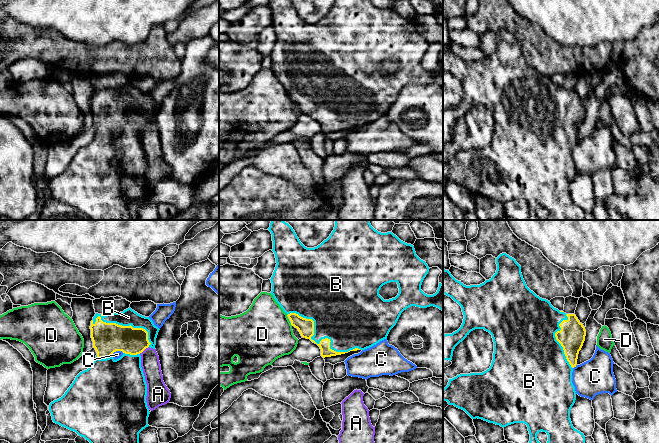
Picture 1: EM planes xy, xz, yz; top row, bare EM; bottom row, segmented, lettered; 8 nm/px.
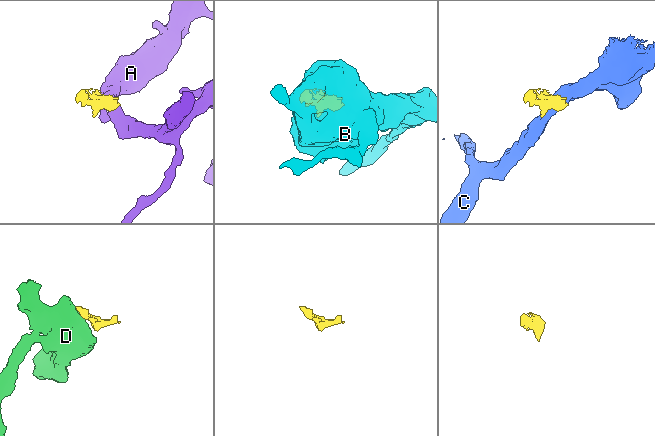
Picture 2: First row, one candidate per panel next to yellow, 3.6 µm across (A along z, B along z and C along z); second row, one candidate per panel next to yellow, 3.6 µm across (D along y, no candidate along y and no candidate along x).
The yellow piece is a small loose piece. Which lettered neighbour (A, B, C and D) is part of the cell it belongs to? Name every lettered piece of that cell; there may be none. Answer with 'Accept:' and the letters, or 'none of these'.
Accept: B

